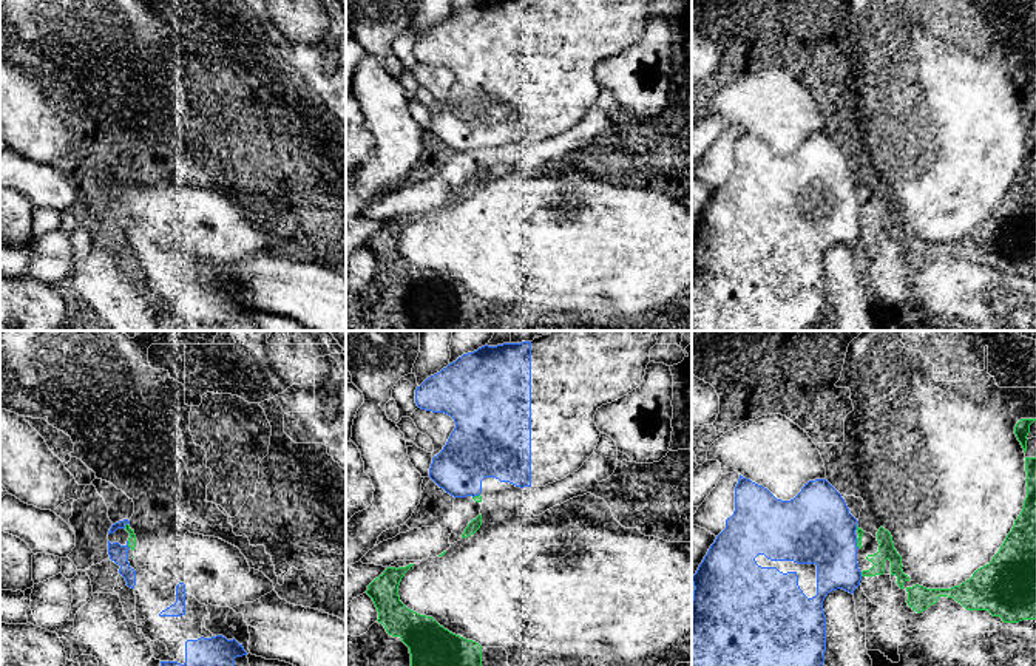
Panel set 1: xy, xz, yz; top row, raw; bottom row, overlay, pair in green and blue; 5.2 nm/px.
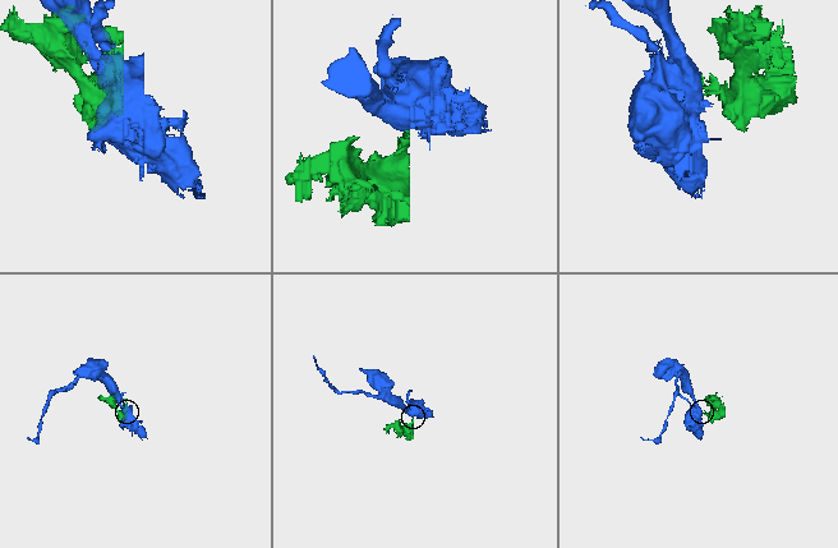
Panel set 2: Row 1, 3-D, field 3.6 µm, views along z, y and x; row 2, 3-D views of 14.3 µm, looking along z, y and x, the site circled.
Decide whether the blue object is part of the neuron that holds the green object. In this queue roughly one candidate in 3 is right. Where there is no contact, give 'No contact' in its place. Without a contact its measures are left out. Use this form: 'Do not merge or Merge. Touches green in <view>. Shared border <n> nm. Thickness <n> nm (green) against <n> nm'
Do not merge. Touches green in xy. Shared border 40 nm. Thickness 50 nm (green) against 100 nm

